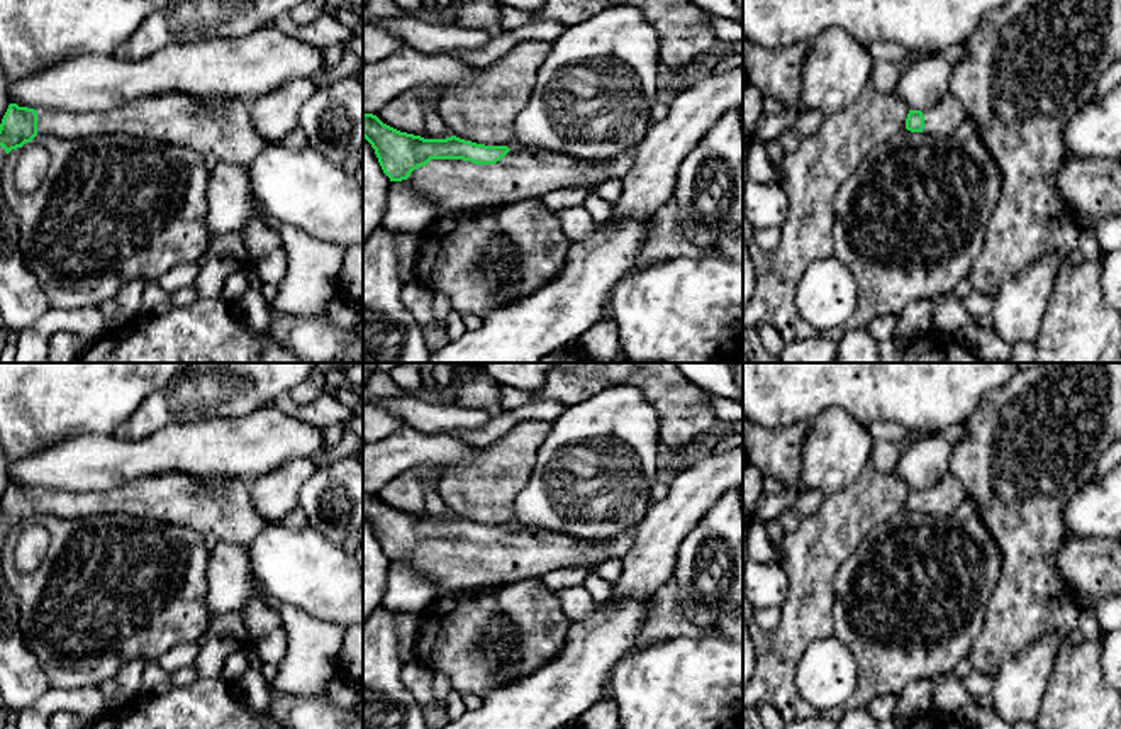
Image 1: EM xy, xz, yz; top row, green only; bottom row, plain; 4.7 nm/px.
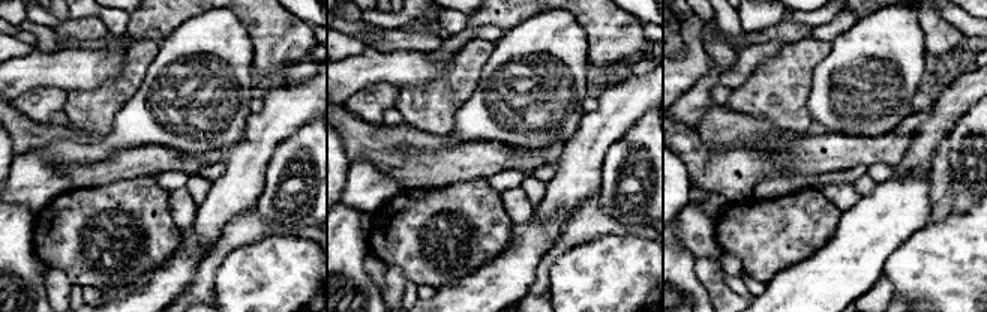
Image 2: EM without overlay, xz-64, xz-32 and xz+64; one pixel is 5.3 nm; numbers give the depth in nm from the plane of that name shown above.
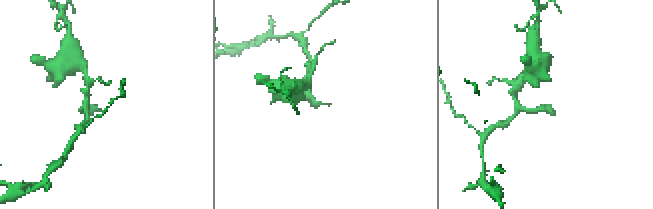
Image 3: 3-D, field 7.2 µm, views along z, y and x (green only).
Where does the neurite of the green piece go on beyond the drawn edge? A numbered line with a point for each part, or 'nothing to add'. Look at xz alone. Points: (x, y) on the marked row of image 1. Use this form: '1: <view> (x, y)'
1: xz (453, 185)

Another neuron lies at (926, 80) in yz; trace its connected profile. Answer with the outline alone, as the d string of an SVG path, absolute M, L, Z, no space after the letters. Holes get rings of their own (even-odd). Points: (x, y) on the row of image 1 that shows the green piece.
M941 54L919 56L897 83L897 98L909 110L928 110L950 92L953 66Z

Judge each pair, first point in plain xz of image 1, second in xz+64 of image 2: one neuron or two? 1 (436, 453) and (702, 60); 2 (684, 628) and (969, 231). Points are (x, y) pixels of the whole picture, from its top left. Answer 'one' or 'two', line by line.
1: one
2: two

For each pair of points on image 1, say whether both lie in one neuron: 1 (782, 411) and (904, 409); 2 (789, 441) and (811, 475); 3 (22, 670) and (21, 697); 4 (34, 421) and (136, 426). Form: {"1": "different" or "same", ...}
{"1": "same", "2": "different", "3": "same", "4": "different"}

